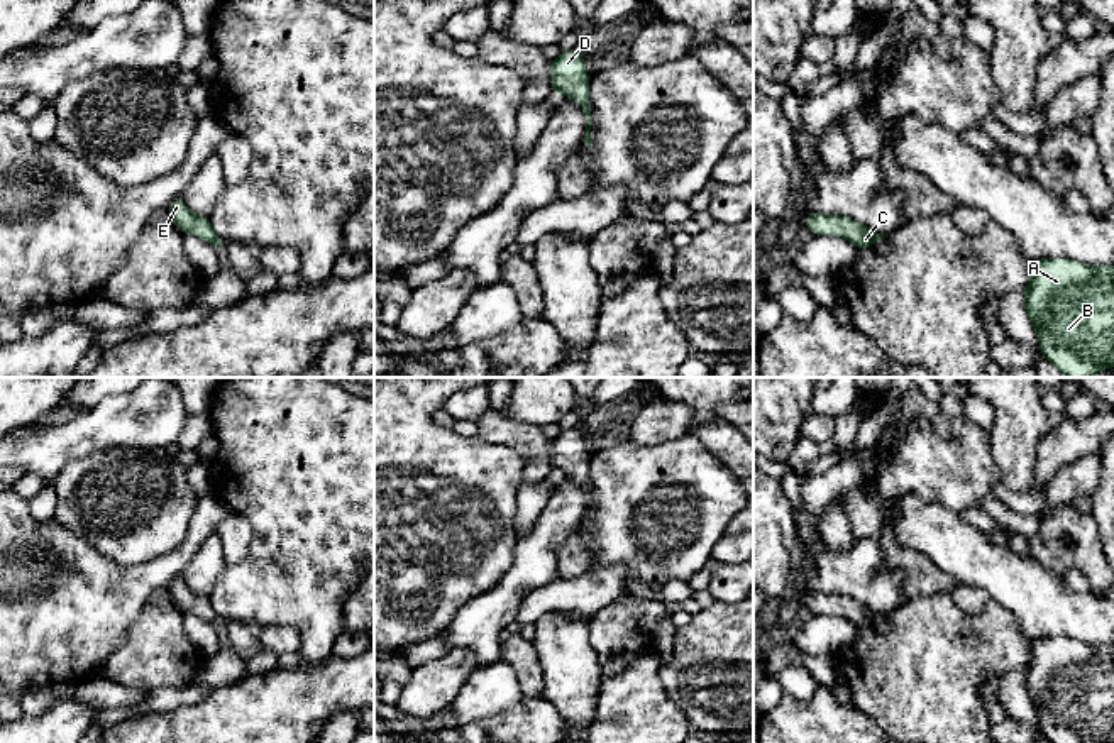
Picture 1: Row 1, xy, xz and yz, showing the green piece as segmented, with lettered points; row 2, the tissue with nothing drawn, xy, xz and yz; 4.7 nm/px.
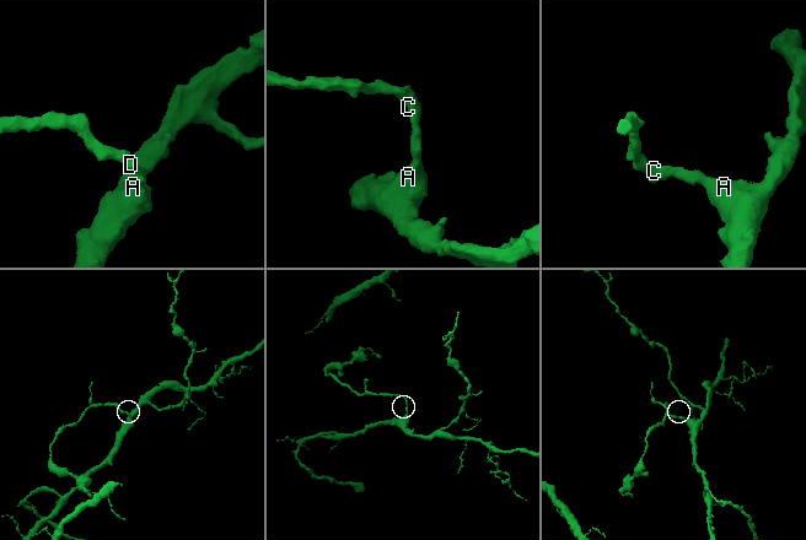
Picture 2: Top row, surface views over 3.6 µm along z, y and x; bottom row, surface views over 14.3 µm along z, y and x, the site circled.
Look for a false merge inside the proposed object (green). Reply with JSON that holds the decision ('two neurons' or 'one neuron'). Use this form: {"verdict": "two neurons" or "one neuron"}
{"verdict": "one neuron"}

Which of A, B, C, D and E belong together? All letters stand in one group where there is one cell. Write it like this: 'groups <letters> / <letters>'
groups A B C D E

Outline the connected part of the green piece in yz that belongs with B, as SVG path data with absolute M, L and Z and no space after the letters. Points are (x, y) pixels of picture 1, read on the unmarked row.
M1072 638L1029 643L1024 687L1050 743L1114 743L1114 645L1089 647Z

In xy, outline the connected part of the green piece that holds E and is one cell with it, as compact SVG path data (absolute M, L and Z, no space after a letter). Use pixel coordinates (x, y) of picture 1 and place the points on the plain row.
M176 575L169 587L168 592L174 604L183 611L183 613L195 613L207 623L217 625L222 628L222 621L218 614L215 613L210 597L205 596L195 596L181 581L179 575Z

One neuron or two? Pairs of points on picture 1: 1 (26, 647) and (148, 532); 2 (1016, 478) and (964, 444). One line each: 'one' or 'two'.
1: two
2: two

